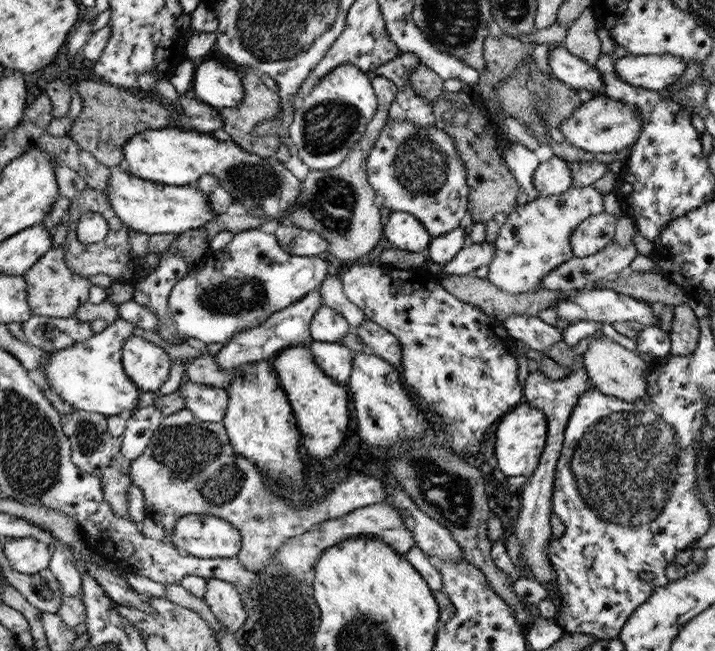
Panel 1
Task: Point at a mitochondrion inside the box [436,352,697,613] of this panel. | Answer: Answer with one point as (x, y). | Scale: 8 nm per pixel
(623, 467)

